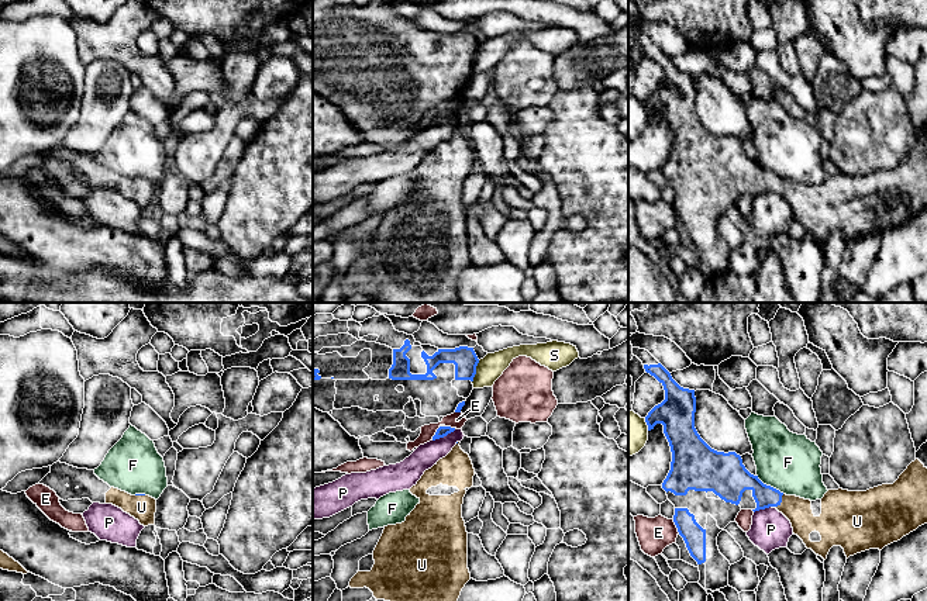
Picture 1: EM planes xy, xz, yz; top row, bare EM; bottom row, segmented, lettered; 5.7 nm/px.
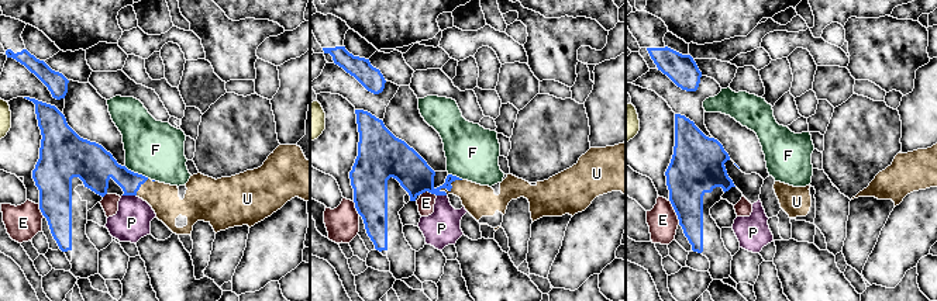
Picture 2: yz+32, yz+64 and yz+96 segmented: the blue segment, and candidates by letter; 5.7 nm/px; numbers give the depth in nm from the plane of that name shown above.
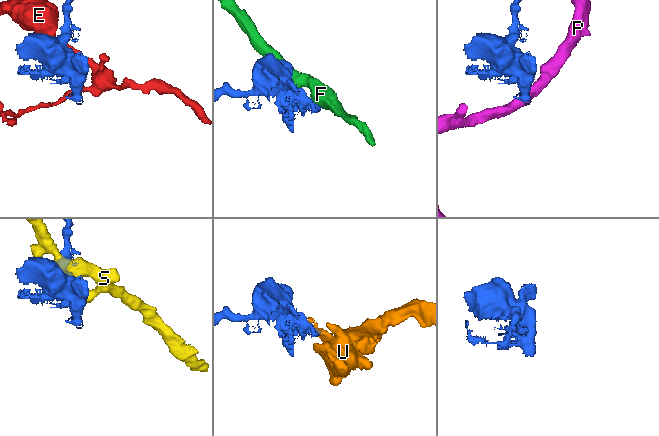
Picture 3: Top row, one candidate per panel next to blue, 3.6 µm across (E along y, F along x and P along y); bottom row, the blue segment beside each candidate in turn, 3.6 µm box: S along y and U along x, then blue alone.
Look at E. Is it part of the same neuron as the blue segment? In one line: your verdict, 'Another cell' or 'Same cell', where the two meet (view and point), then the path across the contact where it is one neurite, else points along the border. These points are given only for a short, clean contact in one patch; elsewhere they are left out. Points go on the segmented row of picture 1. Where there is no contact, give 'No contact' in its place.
Another cell. Touches blue at yz (676, 527)

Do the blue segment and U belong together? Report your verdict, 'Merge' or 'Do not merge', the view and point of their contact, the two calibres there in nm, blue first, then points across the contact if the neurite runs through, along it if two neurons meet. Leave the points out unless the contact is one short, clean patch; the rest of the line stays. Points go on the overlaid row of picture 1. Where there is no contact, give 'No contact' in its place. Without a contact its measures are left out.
Merge. Touches blue at yz (779, 503). Thickness 130 nm (blue) against 150 nm

